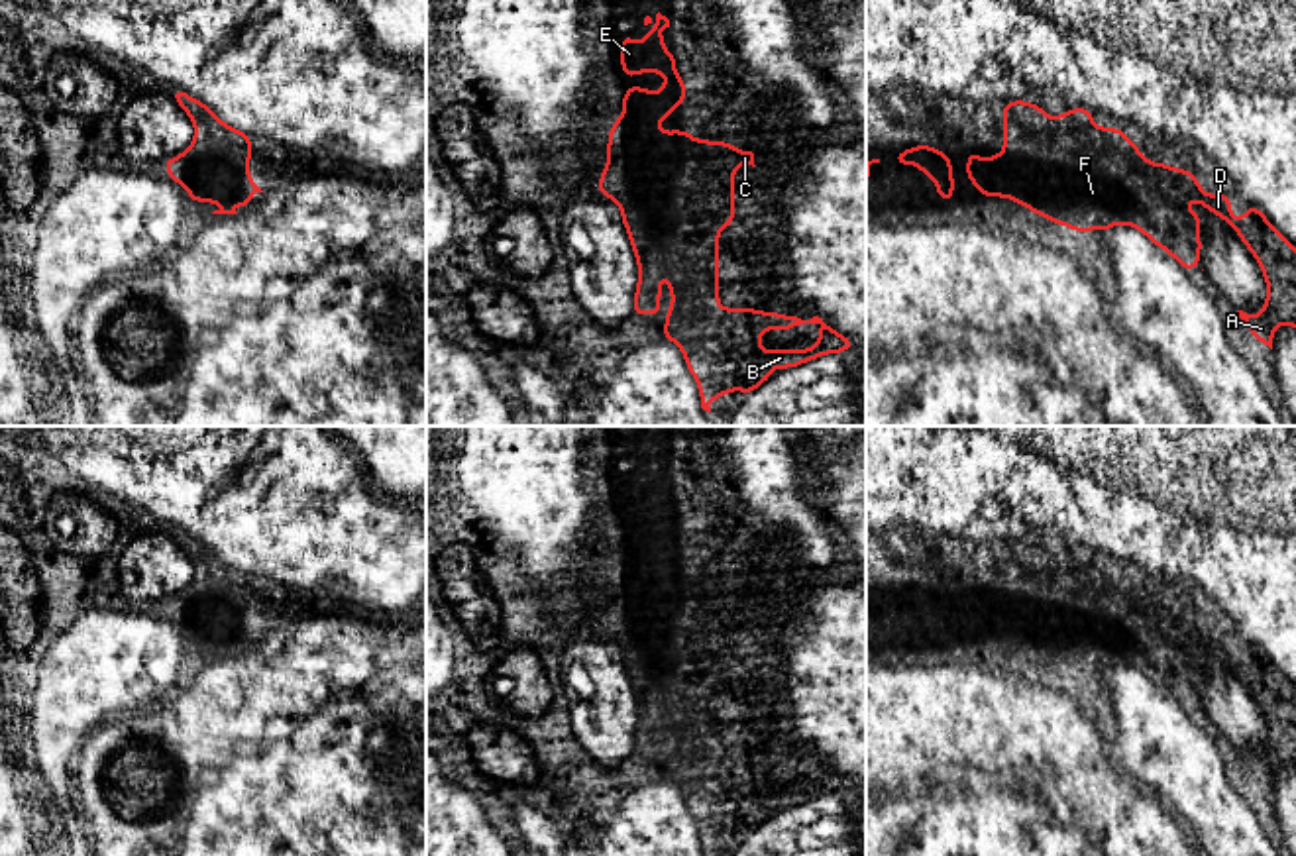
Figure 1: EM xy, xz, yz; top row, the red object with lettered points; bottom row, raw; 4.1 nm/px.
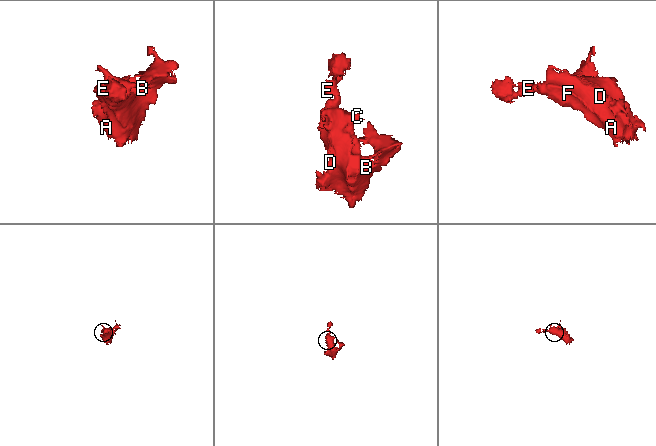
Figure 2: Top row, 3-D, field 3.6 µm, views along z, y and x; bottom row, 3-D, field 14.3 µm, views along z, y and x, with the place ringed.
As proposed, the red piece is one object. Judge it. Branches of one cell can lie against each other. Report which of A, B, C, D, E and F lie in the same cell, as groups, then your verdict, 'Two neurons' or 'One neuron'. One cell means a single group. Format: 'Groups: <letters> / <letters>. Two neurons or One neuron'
Groups: A B C D E F. One neuron

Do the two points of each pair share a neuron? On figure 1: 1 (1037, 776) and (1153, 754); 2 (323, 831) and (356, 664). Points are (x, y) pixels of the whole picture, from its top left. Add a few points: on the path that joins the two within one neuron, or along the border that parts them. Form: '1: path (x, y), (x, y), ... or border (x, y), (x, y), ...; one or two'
1: border (1114, 715), (1112, 758), (1153, 788); two
2: path (352, 790), (352, 705); one

